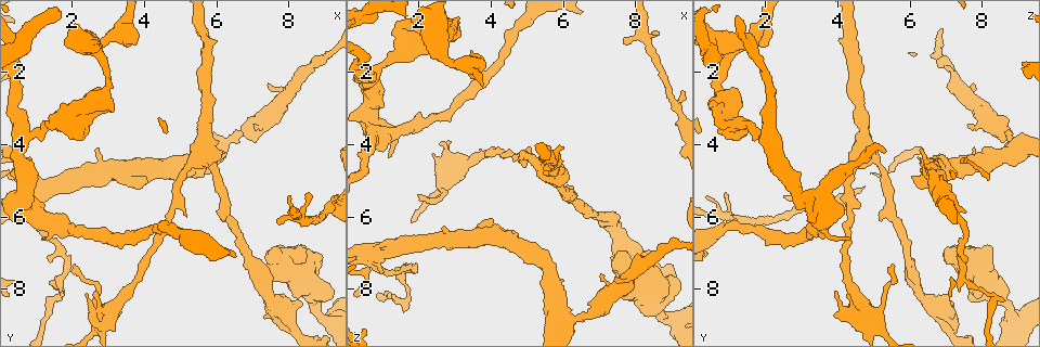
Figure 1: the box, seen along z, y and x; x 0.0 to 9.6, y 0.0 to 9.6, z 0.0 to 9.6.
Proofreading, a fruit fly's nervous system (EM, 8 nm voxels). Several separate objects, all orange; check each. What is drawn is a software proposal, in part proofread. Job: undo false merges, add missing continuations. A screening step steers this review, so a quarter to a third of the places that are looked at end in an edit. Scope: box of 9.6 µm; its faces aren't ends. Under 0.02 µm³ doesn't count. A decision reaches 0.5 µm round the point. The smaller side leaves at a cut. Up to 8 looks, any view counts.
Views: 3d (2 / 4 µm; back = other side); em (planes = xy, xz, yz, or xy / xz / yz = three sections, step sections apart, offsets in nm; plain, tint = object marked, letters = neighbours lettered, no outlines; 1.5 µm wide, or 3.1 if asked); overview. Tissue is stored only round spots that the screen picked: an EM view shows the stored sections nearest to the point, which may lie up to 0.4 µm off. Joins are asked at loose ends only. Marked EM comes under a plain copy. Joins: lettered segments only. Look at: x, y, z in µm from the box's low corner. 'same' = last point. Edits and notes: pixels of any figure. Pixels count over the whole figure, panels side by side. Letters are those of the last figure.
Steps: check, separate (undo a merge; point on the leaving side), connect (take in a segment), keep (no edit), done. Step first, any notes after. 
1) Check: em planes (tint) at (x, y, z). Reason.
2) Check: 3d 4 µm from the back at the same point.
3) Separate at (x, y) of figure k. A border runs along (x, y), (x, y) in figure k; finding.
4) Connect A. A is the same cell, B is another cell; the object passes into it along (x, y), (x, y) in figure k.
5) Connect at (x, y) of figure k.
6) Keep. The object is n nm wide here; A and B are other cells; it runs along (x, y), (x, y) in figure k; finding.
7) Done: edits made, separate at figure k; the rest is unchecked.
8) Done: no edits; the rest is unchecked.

Check: em planes (tint) at (1.60, 8.15, 8.30). Abrupt turn.

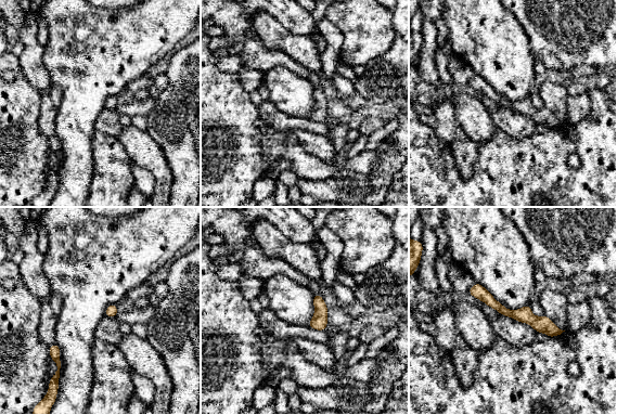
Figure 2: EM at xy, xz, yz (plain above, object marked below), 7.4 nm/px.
Check: em planes (letters) at the same point.

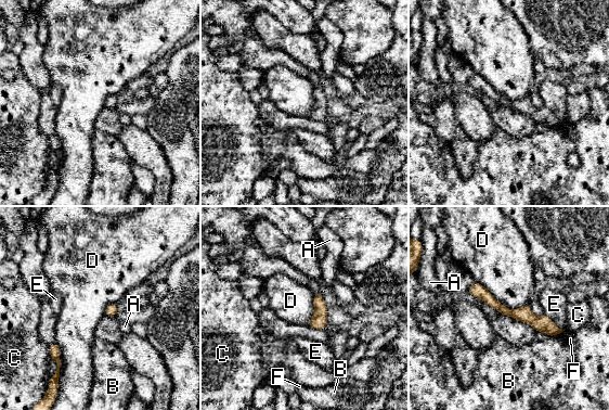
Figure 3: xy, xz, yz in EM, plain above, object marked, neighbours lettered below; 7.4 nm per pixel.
Keep. The longest contact is with D, 440 nm; A, B, C, D, E and F are other cells; it runs along (471, 290), (505, 311), (557, 331) in figure 3; all the same neuron.

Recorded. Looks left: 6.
Check: em yz step 8 (letters) at (1.40, 6.30, 3.60). Sharp bend.

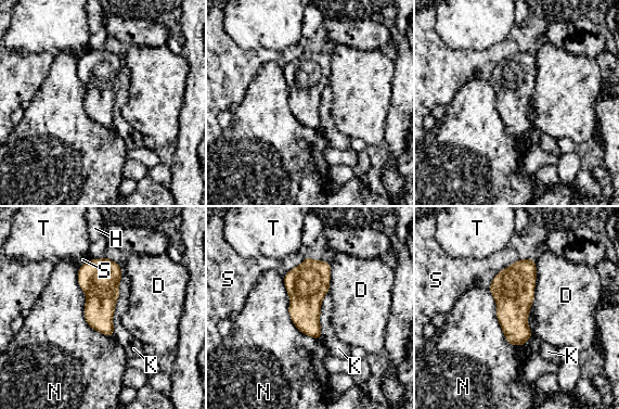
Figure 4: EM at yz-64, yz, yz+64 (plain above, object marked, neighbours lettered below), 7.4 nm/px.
Keep. The longest contact is with N, 600 nm; D, H, K, N, S and T are other cells; one neuron here.

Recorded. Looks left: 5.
Check: 3d 2 µm at (0.75, 3.70, 2.05). Three-way junction.

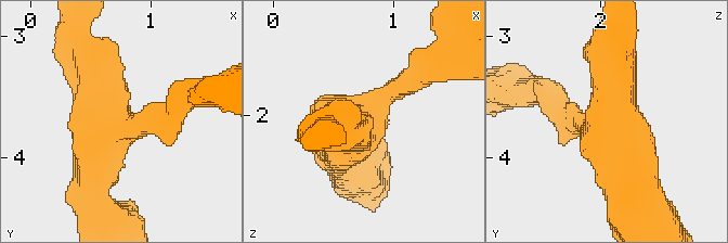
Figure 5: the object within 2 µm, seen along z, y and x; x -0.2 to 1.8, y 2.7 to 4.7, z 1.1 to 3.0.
Check: em planes (tint) at (0.68, 3.72, 2.06). 3 arms meet here; the arms are 200, 280, 360 nm wide.

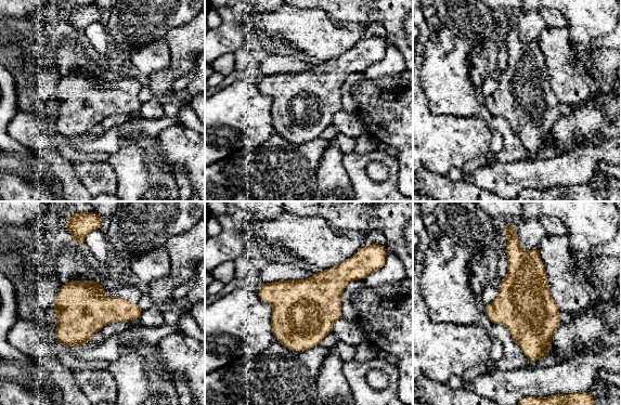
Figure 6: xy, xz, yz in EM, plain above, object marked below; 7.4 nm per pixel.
Check: em planes (letters) at the same point. What lies round it.

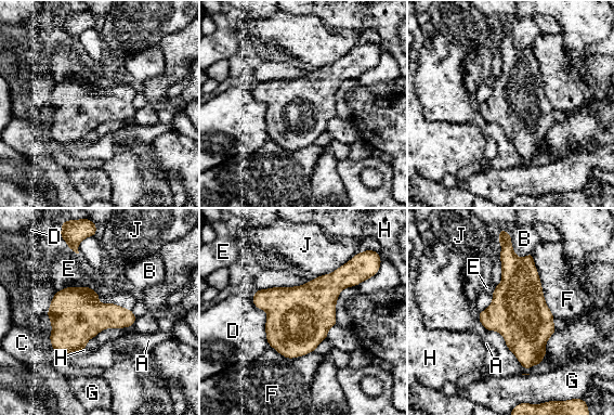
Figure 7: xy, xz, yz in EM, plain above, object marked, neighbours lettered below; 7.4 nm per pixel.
Keep. The object is 260 nm wide here; A, B, C, D, E, F, G, H and J are other cells; a border runs along (55, 293), (91, 287), (99, 294) in figure 7; all the same neuron.

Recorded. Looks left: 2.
Done: no edits; the rest is unchecked.

